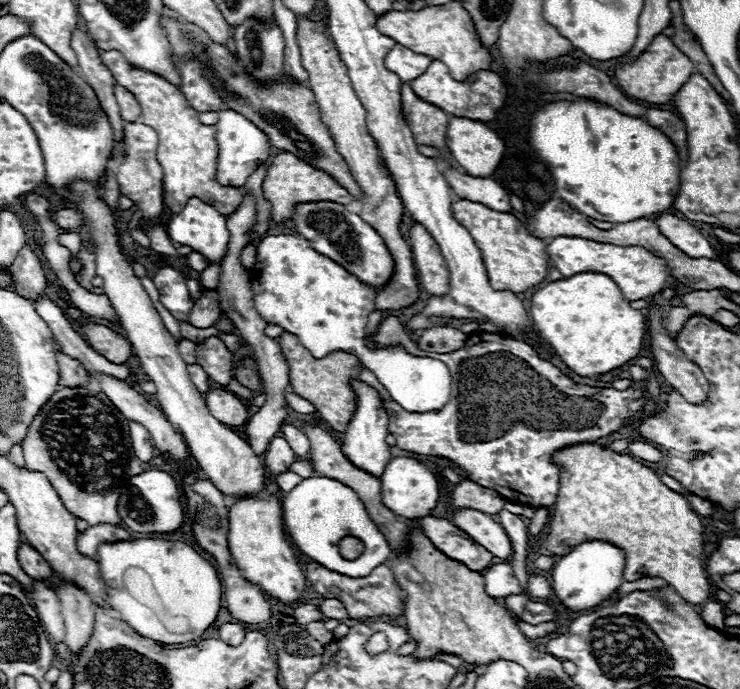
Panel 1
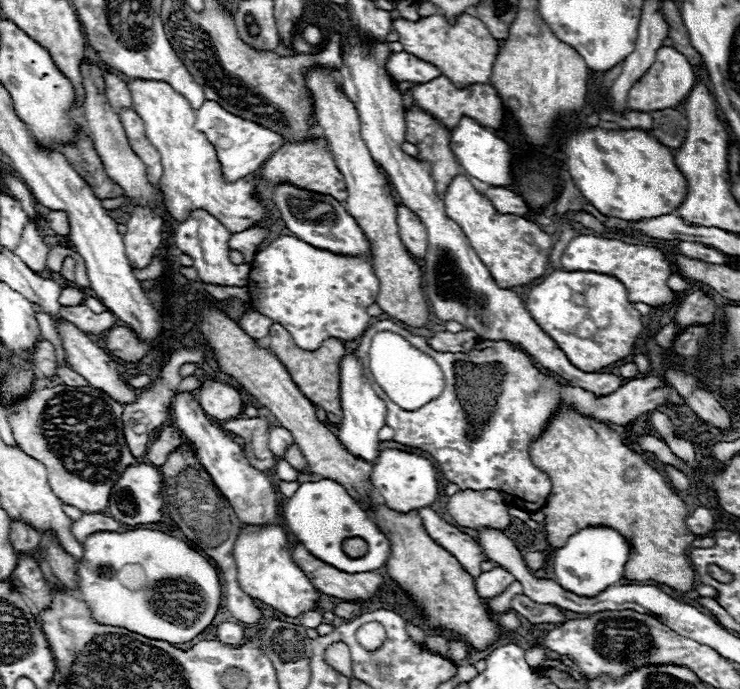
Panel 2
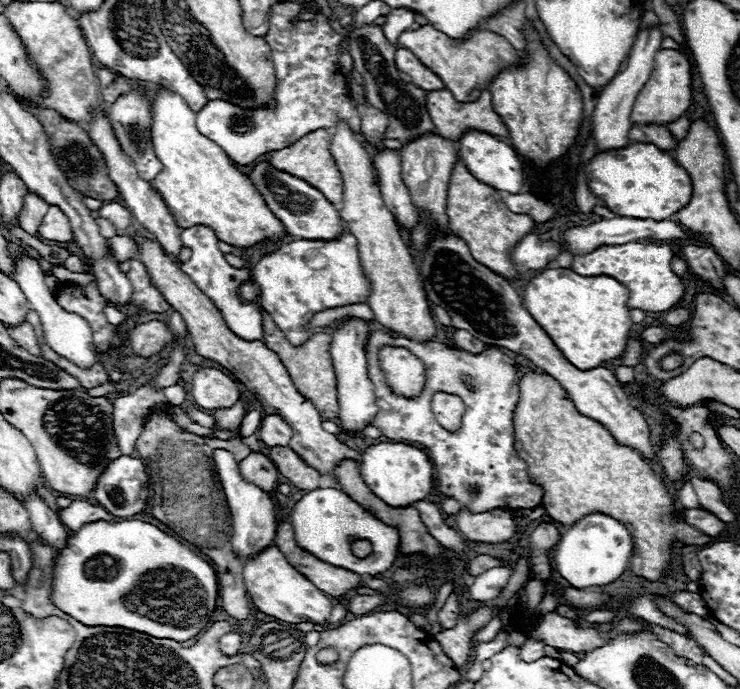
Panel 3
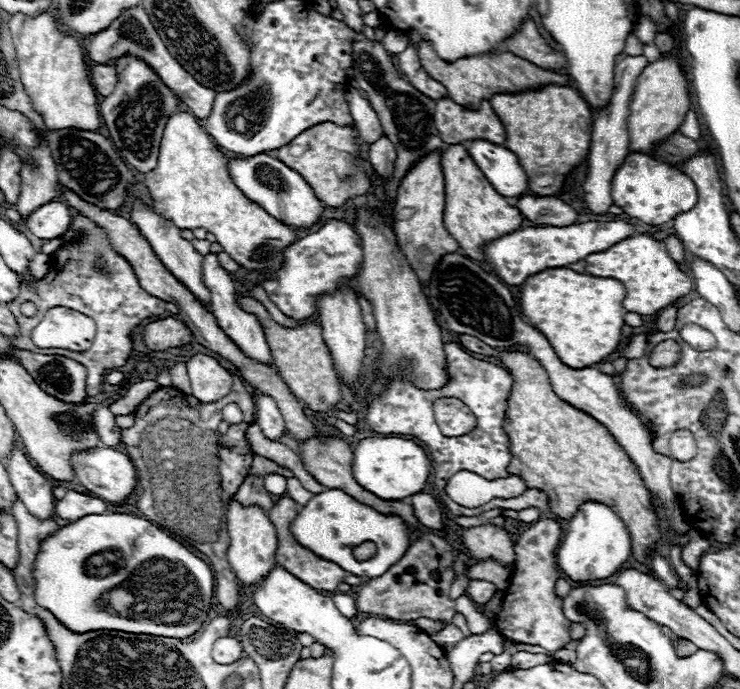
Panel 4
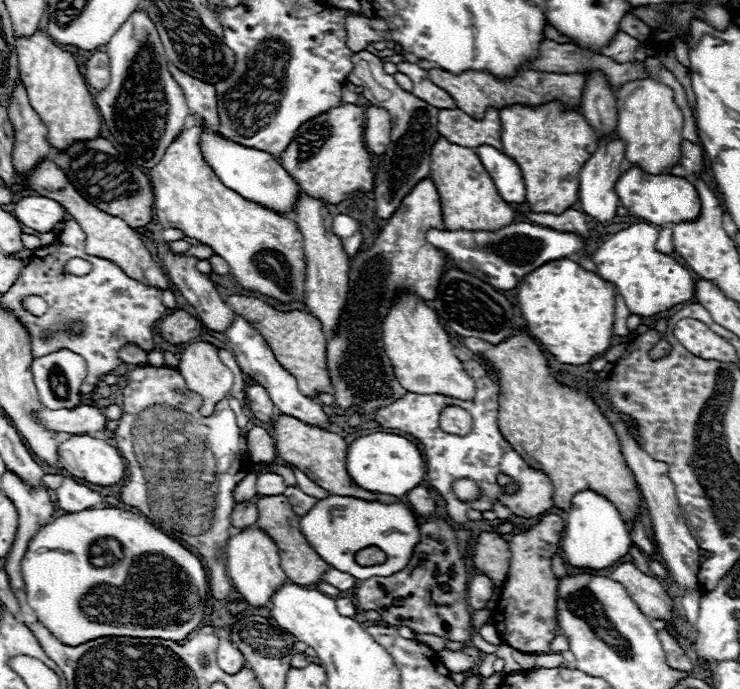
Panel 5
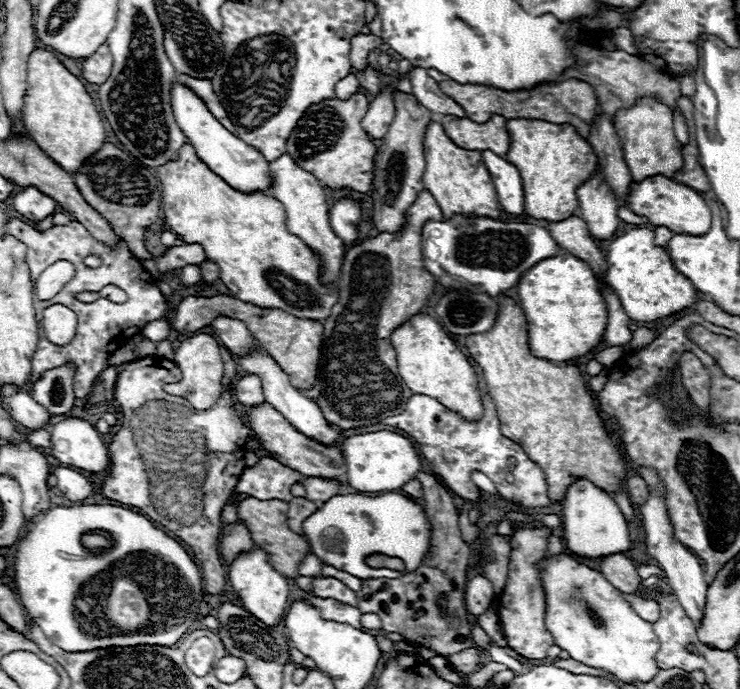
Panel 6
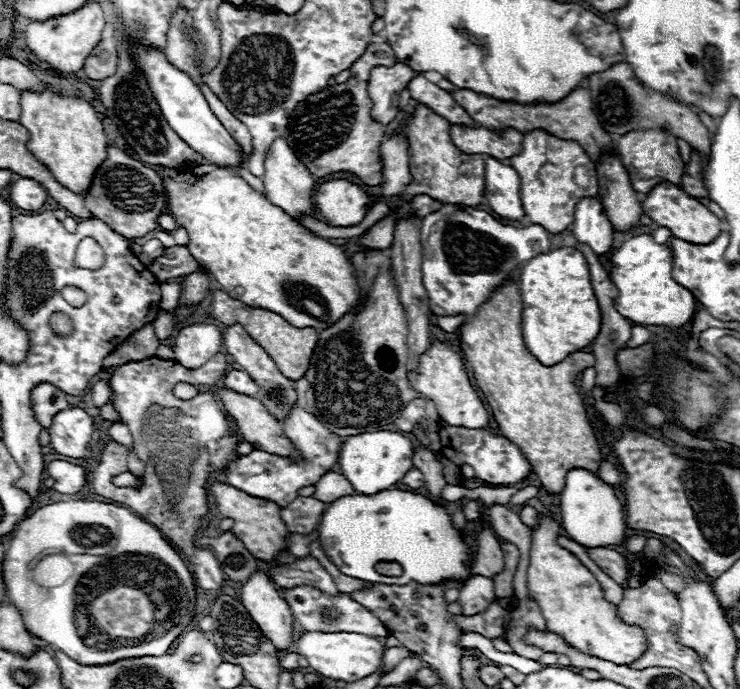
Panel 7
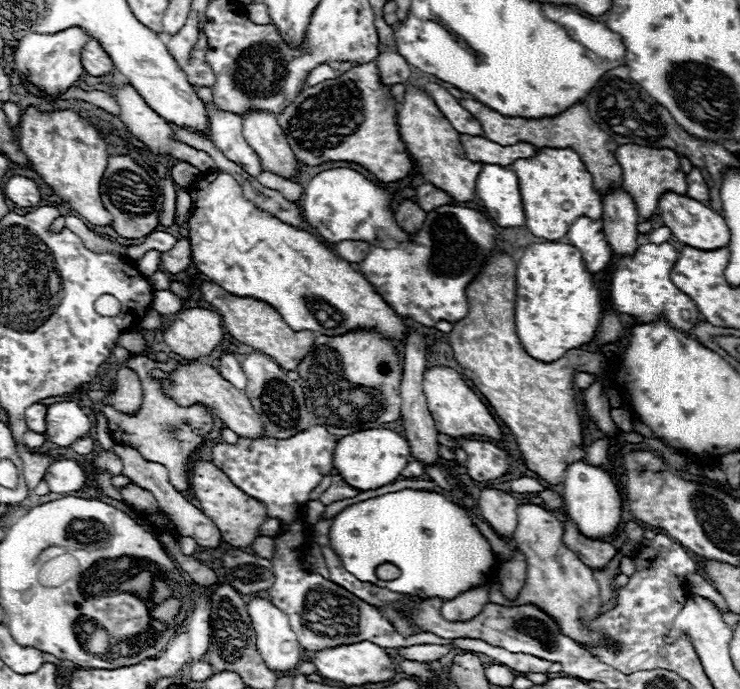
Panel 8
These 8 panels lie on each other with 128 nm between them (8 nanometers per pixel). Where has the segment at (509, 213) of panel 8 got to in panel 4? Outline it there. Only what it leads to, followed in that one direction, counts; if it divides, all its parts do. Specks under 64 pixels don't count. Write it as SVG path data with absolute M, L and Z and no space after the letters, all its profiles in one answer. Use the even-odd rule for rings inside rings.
M470 140L466 150L498 194L516 198L526 192L526 172L520 166L516 154L512 154L508 148L488 140Z

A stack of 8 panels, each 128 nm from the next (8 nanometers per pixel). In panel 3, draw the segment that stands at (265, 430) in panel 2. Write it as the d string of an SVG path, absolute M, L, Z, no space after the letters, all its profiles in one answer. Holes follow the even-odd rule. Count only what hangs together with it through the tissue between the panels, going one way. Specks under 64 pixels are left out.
M190 408L190 410L188 410L188 416L192 418L192 422L196 422L196 424L200 424L200 426L206 426L206 428L214 428L214 426L216 426L214 418L212 418L210 414L202 412L200 408ZM250 452L240 462L240 472L244 478L248 478L248 482L260 486L266 492L272 492L278 482L278 468L264 452Z

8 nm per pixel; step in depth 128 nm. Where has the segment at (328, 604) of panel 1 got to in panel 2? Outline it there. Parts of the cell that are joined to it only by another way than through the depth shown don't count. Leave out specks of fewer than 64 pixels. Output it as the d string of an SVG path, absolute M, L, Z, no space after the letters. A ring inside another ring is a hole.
M340 602L340 604L334 606L332 612L334 612L338 618L352 620L352 618L356 618L356 616L360 614L360 604L356 604L356 602Z

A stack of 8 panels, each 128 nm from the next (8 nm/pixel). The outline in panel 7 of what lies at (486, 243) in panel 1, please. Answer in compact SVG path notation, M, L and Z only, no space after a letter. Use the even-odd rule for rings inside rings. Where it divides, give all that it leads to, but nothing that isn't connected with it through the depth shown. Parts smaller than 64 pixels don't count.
M416 104L414 118L408 126L408 140L410 140L410 154L412 154L412 176L416 194L428 194L430 198L442 204L456 204L456 206L478 206L484 200L484 156L482 154L466 154L454 146L450 140L450 122L438 116L428 106ZM472 164L470 174L462 174L460 166Z

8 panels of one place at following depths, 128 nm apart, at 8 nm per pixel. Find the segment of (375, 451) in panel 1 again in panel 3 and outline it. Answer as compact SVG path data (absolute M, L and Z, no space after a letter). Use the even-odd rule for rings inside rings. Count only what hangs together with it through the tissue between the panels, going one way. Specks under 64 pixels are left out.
M344 318L338 322L338 326L332 332L332 346L330 346L330 356L338 380L338 404L340 404L340 424L344 430L352 434L362 434L366 426L370 426L372 418L378 414L376 406L376 396L374 396L374 386L368 378L368 368L366 368L366 354L364 354L364 342L368 338L368 326L360 318Z

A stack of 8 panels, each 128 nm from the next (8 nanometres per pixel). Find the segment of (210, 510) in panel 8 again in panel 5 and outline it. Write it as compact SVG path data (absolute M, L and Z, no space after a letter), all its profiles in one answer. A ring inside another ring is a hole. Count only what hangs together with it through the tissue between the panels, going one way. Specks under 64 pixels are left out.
M266 496L266 498L260 498L256 502L258 510L260 510L260 516L256 520L256 524L266 530L270 534L270 538L276 542L276 546L280 548L280 568L284 570L284 574L296 582L296 584L304 584L304 586L310 586L310 584L320 584L324 582L322 576L332 568L330 564L326 564L316 552L314 548L304 540L300 528L298 528L298 516L292 512L292 506L288 502L286 496Z

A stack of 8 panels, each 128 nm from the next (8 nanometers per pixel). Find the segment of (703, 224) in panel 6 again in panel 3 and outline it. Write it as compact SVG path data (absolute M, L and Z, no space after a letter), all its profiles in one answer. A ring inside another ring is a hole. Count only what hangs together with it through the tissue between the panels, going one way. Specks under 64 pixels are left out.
M632 142L624 148L598 152L582 170L592 194L598 196L610 212L626 218L668 218L684 208L692 196L688 172L678 166L668 152L646 142Z

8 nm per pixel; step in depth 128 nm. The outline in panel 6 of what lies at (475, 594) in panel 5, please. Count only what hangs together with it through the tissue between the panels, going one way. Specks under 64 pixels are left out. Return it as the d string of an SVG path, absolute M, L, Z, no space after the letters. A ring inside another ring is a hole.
M474 576L466 584L466 608L470 614L480 616L488 610L490 602L494 598L494 588L488 578Z

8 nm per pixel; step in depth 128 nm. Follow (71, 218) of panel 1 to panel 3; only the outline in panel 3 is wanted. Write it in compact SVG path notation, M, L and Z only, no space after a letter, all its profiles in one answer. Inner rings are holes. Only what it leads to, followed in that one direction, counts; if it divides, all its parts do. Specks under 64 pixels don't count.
M50 206L48 212L42 218L38 234L46 240L56 240L56 242L70 242L72 240L72 228L68 216L58 208Z

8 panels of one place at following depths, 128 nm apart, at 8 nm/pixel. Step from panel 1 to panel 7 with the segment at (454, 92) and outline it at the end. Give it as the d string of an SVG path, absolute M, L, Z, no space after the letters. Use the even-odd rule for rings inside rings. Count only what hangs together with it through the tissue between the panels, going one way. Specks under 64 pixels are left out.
M450 124L450 138L456 148L466 154L488 154L496 160L510 158L522 150L522 134L514 128L506 128L502 134L488 128L468 128L462 124Z

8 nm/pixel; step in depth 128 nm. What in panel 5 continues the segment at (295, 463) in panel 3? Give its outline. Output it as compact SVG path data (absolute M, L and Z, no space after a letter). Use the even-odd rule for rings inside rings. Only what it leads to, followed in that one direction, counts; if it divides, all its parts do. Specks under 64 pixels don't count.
M254 426L248 430L248 452L252 462L274 462L278 460L274 438L262 428ZM292 466L292 470L294 470L294 476L296 476L296 482L298 482L298 486L300 486L300 490L302 492L306 492L308 496L314 496L314 498L326 498L326 496L330 496L330 492L328 490L324 490L324 488L320 488L314 480L310 480L302 470L298 470L296 466Z

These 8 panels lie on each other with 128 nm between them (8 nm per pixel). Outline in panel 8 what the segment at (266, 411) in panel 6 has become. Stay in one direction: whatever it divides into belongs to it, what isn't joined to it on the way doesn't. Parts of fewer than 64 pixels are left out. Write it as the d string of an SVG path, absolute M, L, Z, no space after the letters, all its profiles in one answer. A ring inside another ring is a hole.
M180 362L180 368L172 374L176 386L168 386L166 382L162 382L164 386L164 392L172 398L176 398L180 404L184 406L190 406L190 404L196 404L196 402L202 402L206 404L214 414L218 414L218 418L232 430L236 432L238 436L242 438L264 438L266 432L264 432L264 424L260 422L260 416L256 414L252 402L248 400L248 396L234 388L230 382L226 382L218 370L214 370L212 366L204 364L204 362Z

